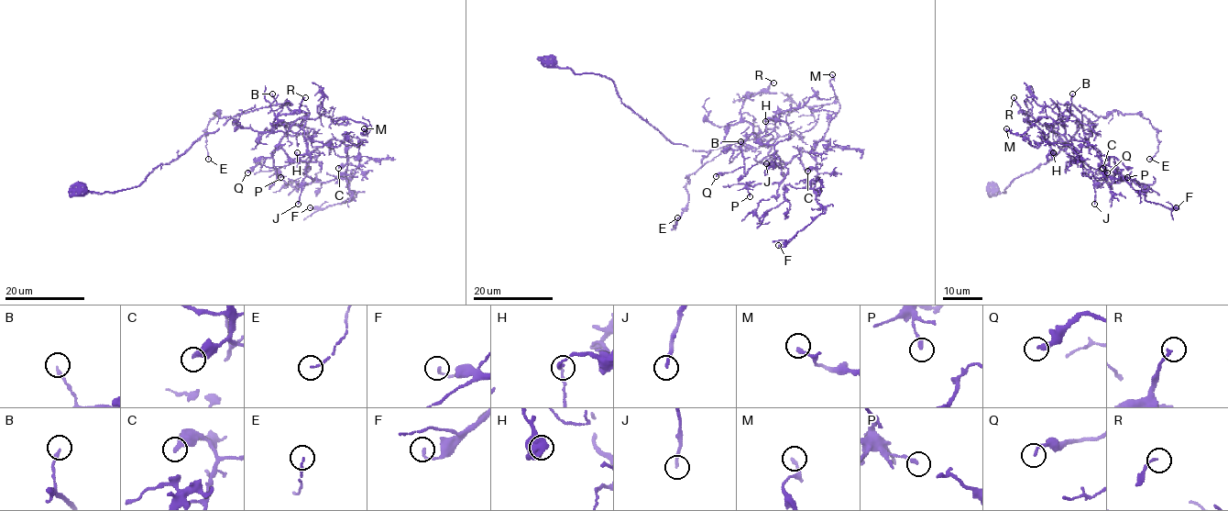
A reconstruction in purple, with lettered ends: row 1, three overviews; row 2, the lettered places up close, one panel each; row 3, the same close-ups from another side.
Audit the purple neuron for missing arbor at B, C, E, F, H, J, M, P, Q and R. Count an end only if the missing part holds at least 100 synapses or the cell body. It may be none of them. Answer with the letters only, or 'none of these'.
none of these

